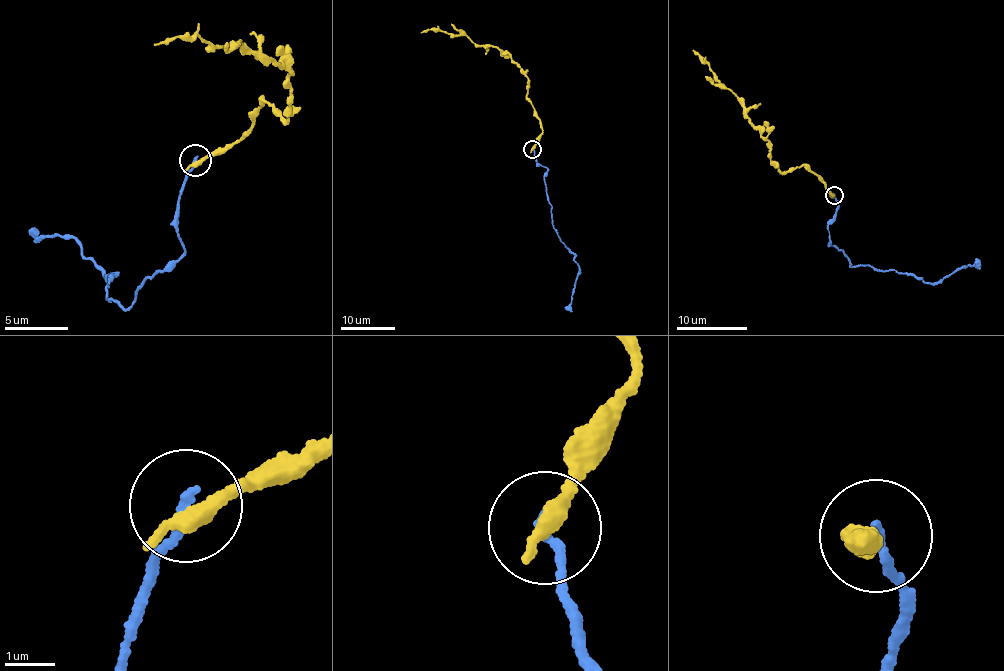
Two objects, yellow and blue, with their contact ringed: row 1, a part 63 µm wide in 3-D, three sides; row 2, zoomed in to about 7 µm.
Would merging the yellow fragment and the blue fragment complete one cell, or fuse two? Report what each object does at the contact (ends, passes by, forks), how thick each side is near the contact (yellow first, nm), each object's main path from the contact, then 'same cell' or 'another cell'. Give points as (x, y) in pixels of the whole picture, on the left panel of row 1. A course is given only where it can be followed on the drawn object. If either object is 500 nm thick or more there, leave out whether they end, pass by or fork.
yellow ends; blue ends; calibres 400 and 200 nm; course yellow (194, 160), (243, 137), (265, 101), (285, 121), (292, 74), (236, 40), (214, 47), (177, 36), (156, 46); course blue (194, 160), (179, 200), (177, 262), (123, 309), (107, 298), (115, 277), (106, 280), (68, 235), (34, 242); another cell

